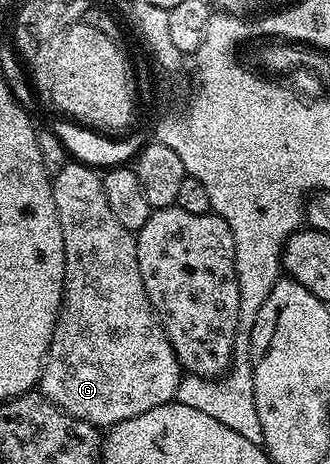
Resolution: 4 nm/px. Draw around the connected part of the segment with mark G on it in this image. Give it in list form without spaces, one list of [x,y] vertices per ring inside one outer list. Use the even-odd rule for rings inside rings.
[[[67,160],[63,169],[53,174],[54,198],[56,199],[56,211],[60,219],[60,231],[64,231],[64,255],[66,256],[66,286],[62,292],[62,310],[58,313],[58,322],[52,335],[50,350],[46,353],[46,360],[42,363],[42,376],[40,378],[40,392],[56,407],[60,407],[68,415],[72,415],[81,421],[87,421],[95,427],[109,427],[119,425],[124,419],[136,419],[136,415],[144,415],[144,411],[152,411],[152,407],[166,405],[175,400],[178,388],[184,376],[182,364],[176,359],[176,351],[168,339],[168,335],[162,329],[157,313],[150,305],[148,295],[144,291],[144,279],[140,279],[140,263],[136,259],[136,237],[131,230],[124,227],[112,215],[112,207],[108,207],[108,198],[104,195],[104,183],[102,173],[97,168],[90,168],[80,162]]]

